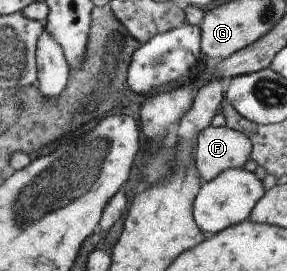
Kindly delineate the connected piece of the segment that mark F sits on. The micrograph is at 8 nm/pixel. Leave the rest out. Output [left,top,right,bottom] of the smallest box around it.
[195,127,251,183]

